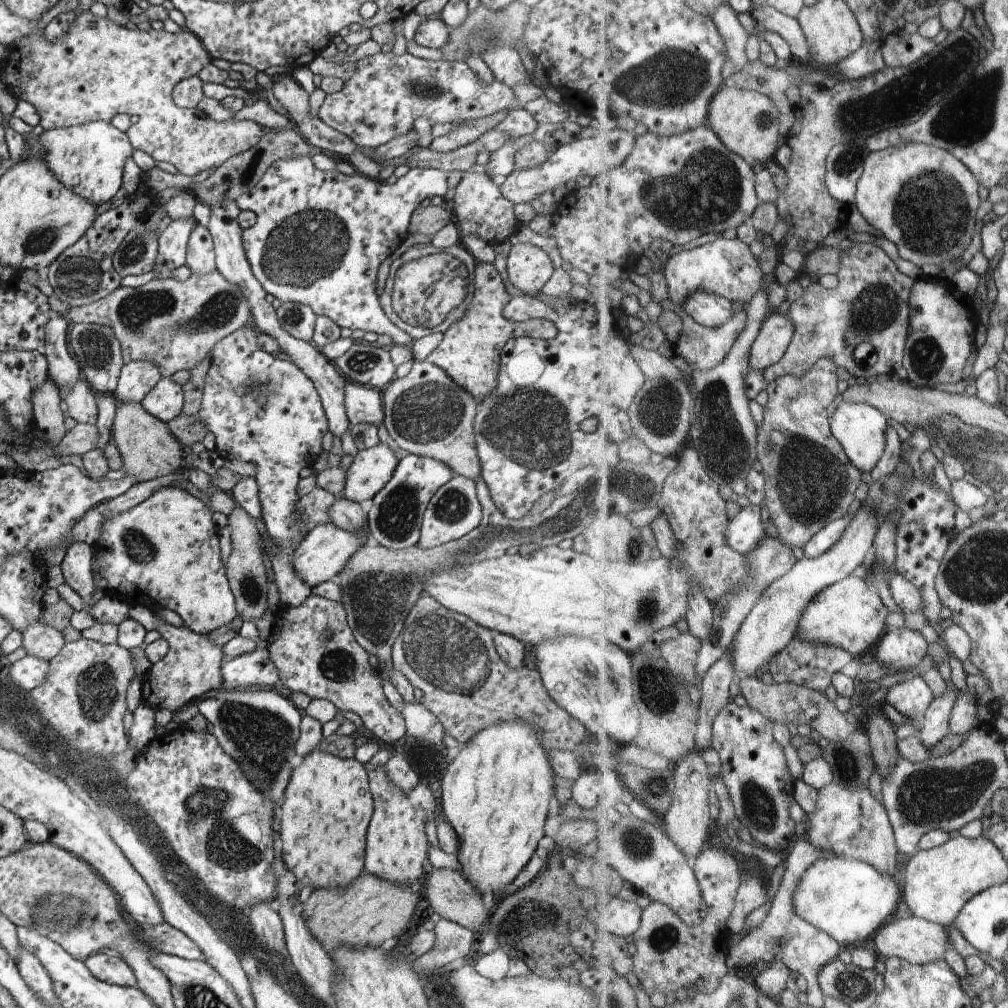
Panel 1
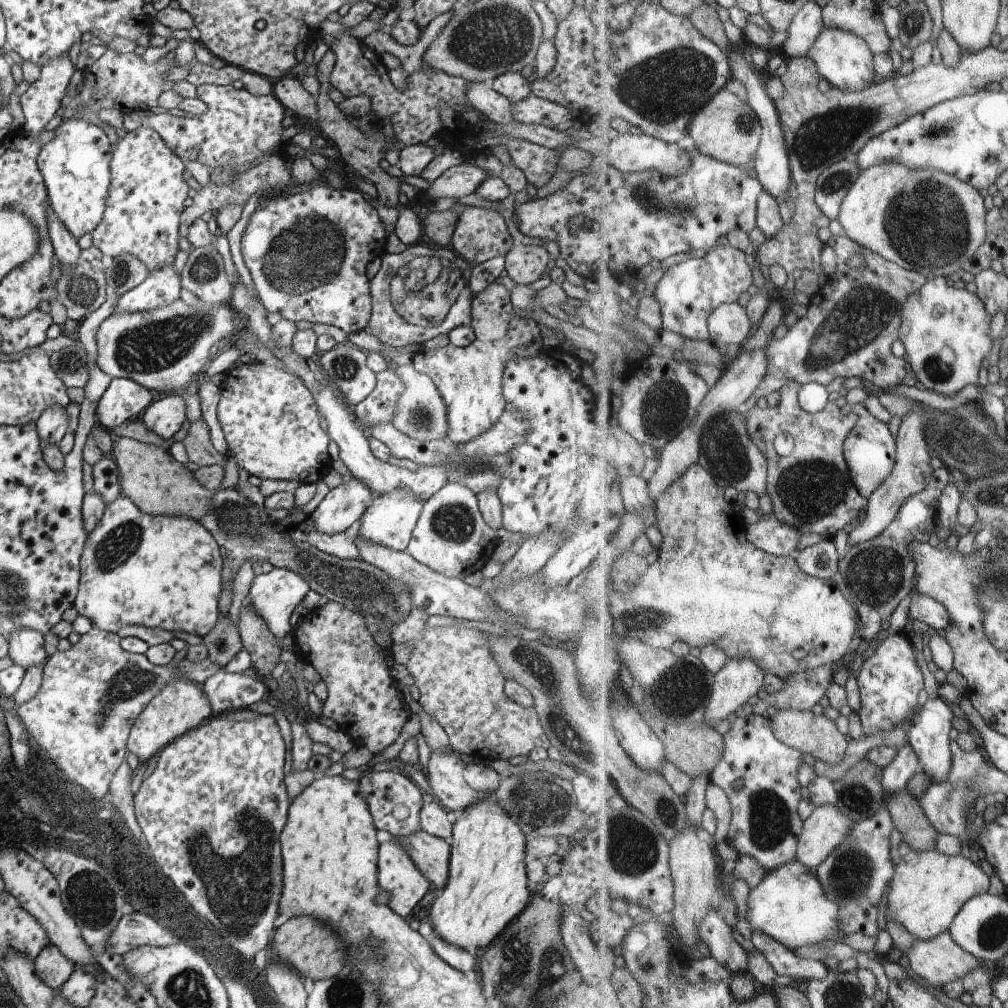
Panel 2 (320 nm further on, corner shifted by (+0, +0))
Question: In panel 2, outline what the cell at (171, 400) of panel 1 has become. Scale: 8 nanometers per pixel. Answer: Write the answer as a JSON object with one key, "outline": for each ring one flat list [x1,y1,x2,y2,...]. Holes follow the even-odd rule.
{"outline":[[174,394,157,396,140,415,142,422,151,431,167,441,172,441,186,418,187,406,184,398]]}

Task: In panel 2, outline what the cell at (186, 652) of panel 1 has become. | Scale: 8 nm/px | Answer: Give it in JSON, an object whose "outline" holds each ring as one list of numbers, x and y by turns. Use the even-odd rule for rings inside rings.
{"outline":[[173,679,148,703,132,725,127,750,136,754,140,762,147,762,167,744,207,722,211,717,212,709,203,693,202,685,189,679]]}

